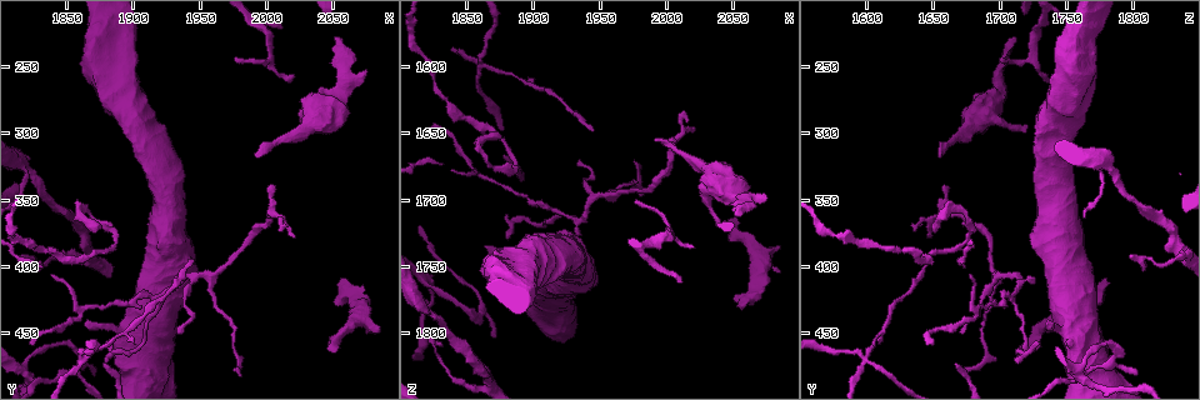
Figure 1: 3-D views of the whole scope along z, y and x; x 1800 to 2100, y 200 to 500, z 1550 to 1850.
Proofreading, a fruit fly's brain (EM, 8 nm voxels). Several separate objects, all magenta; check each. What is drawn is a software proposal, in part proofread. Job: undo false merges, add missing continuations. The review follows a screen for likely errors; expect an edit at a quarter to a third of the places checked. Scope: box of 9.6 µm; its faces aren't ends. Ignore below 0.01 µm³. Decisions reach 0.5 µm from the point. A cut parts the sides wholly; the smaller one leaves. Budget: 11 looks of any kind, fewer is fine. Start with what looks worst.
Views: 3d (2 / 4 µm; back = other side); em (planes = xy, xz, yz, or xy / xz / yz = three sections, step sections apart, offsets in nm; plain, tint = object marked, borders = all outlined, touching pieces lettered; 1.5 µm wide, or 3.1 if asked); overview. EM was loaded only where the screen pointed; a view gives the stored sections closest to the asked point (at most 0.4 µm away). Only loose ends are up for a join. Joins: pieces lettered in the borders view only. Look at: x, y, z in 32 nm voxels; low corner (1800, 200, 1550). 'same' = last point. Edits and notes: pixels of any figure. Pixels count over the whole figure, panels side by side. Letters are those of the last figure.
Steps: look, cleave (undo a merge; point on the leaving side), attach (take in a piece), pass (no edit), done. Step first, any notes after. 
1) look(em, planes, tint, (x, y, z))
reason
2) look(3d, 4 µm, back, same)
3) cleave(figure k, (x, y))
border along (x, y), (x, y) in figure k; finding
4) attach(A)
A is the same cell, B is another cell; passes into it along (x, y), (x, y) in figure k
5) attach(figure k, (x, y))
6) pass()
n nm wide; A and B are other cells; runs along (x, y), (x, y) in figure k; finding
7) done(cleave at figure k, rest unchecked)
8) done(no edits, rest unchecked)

look(3d, 2 µm, (2052, 462, 1714))
branch stops here

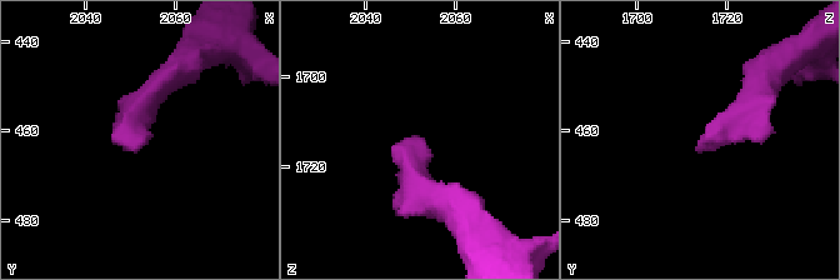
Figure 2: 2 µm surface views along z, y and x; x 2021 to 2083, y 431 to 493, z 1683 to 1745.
look(em, planes, borders, (2053, 463, 1714))
need the tissue

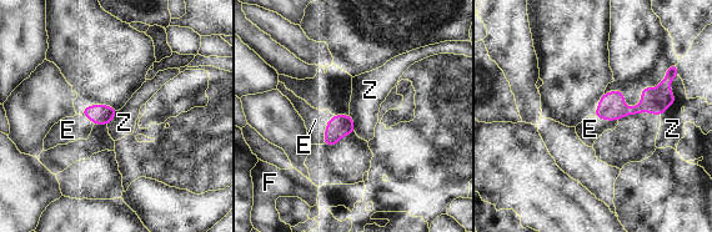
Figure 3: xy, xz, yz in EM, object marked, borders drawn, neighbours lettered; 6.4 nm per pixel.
attach(E)
E touches over 200 nm; E is the same cell, F and Z are other cells; passes into it along (339, 126), (325, 130), (315, 120) in figure 3; it goes on there

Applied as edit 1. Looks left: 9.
look(overview)

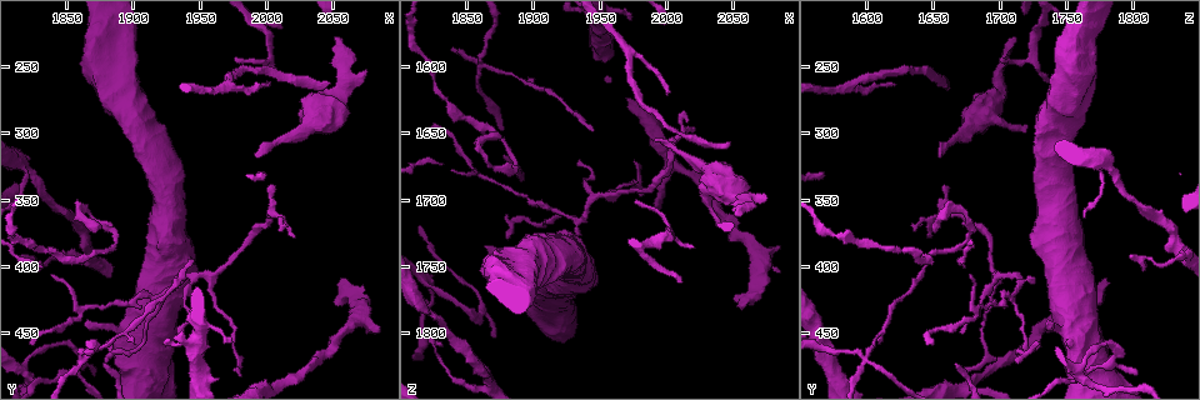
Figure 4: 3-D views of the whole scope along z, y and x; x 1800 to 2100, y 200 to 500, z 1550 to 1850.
look(3d, 4 µm, (1864, 468, 1600))
four arms meet

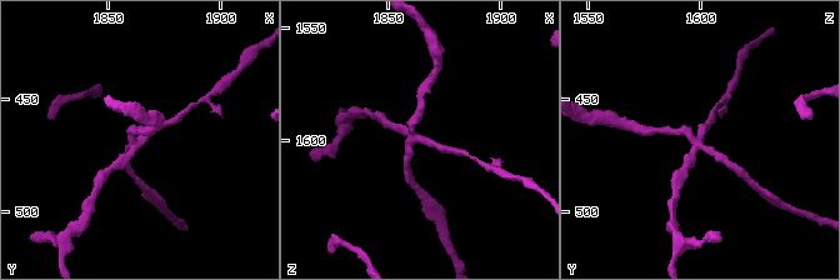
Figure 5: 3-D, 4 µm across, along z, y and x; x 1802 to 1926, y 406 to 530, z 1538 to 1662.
look(em, planes, plain, (1862, 470, 1599))
4 arms

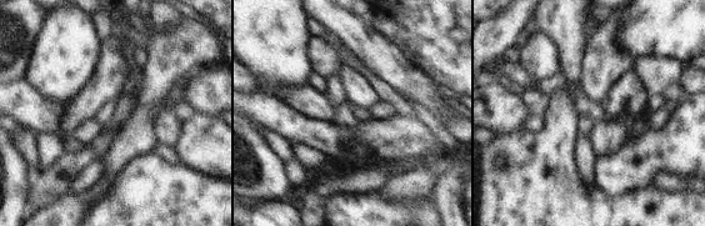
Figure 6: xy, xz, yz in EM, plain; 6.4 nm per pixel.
look(em, planes, borders, same)
see the neighbours

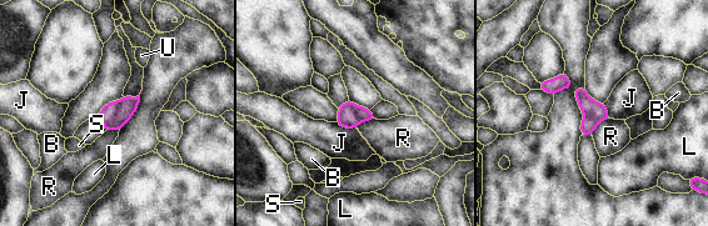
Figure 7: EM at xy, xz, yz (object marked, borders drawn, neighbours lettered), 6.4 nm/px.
cleave(figure 7, (126, 105))
150 nm wide; B, J, L, R, S and U are other cells; border along (118, 103), (115, 116), (105, 126) in figure 7; a second cell is stuck on

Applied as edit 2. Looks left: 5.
look(em, planes, borders, (2004, 338, 1658))
branch stops here

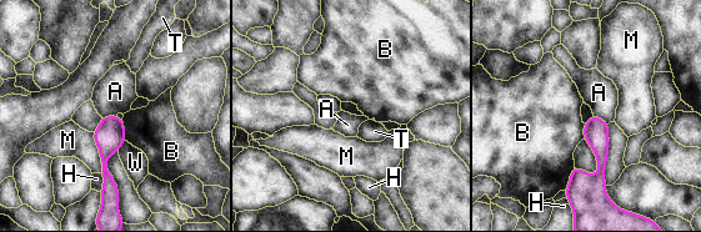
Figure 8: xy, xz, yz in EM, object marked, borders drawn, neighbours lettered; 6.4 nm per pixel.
pass()
A, B, H, M, T and W are other cells; border along (116, 115), (101, 117) in figure 8; none of them fits

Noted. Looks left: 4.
look(em, xz, step 4, tint, (1860, 468, 1786))
sharp bend

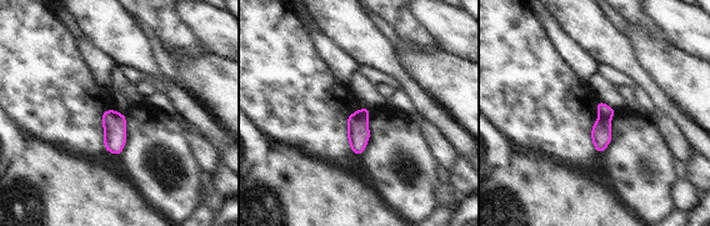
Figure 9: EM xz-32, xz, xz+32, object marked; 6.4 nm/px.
look(em, planes, tint, same)
cut it another way

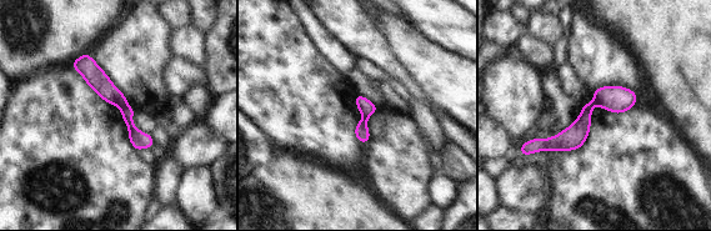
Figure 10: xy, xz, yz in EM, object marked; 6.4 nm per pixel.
look(em, planes, borders, same)

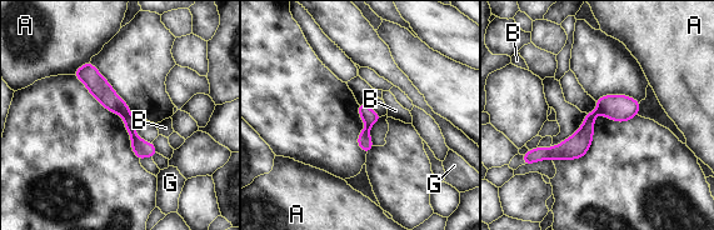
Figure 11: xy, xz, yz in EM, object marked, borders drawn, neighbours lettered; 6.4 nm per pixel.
cleave(figure 11, (141, 149))
100 nm wide; A, B and G are other cells; border along (129, 113), (123, 116) in figure 11; a second cell is stuck on

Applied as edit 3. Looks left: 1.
done(attach at figure 3, cleave at figure 7, cleave at figure 11, rest unchecked)

